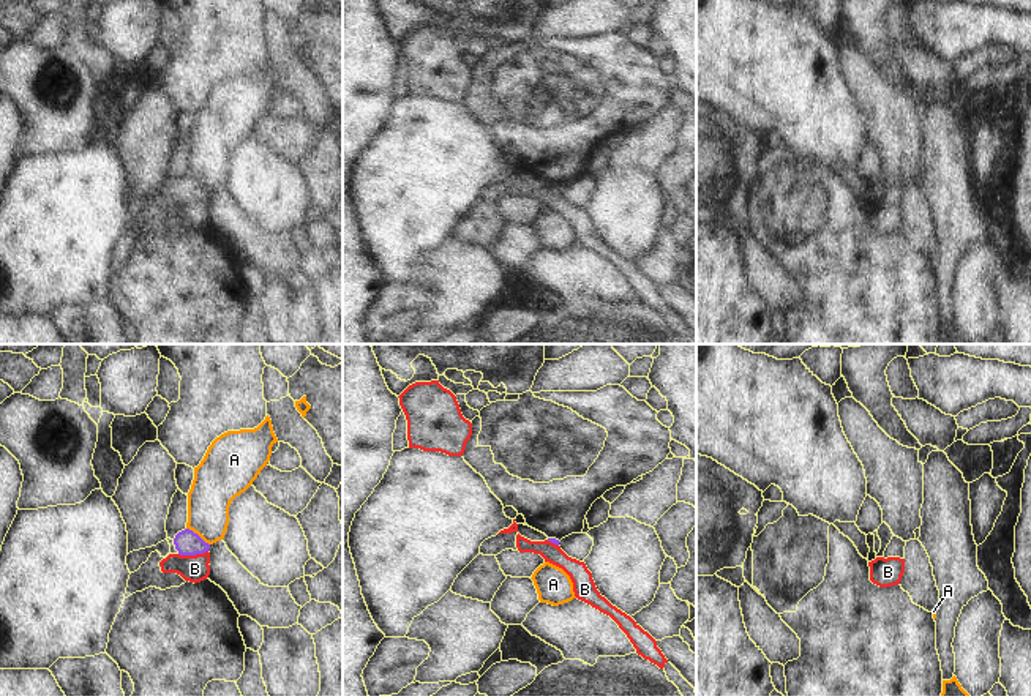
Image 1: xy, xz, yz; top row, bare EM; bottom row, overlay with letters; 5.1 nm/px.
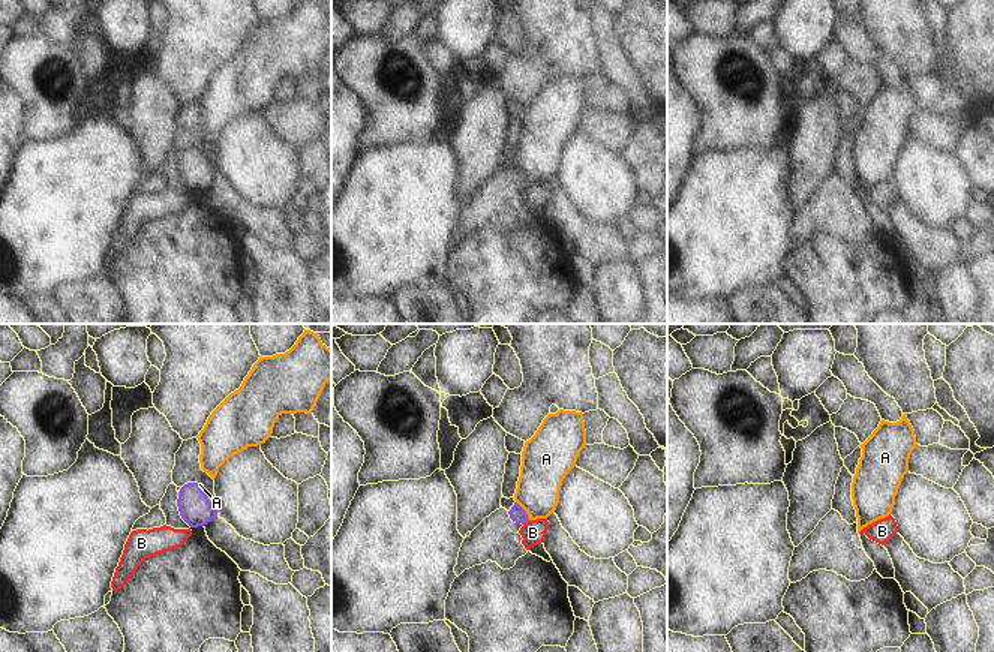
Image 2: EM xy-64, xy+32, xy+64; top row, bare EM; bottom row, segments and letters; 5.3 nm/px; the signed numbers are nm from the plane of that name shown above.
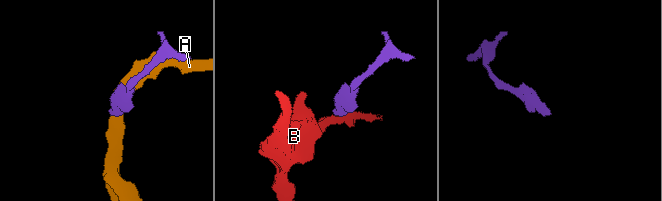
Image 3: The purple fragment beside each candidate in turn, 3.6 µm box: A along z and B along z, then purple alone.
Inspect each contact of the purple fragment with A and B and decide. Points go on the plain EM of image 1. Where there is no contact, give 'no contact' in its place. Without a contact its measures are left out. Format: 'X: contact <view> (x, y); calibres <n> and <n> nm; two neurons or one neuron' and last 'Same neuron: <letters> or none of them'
A: contact xy (196, 180); calibres 130 and 220 nm; two neurons
B: contact xy (193, 201); calibres 130 and 140 nm; two neurons
Same neuron: none of them

